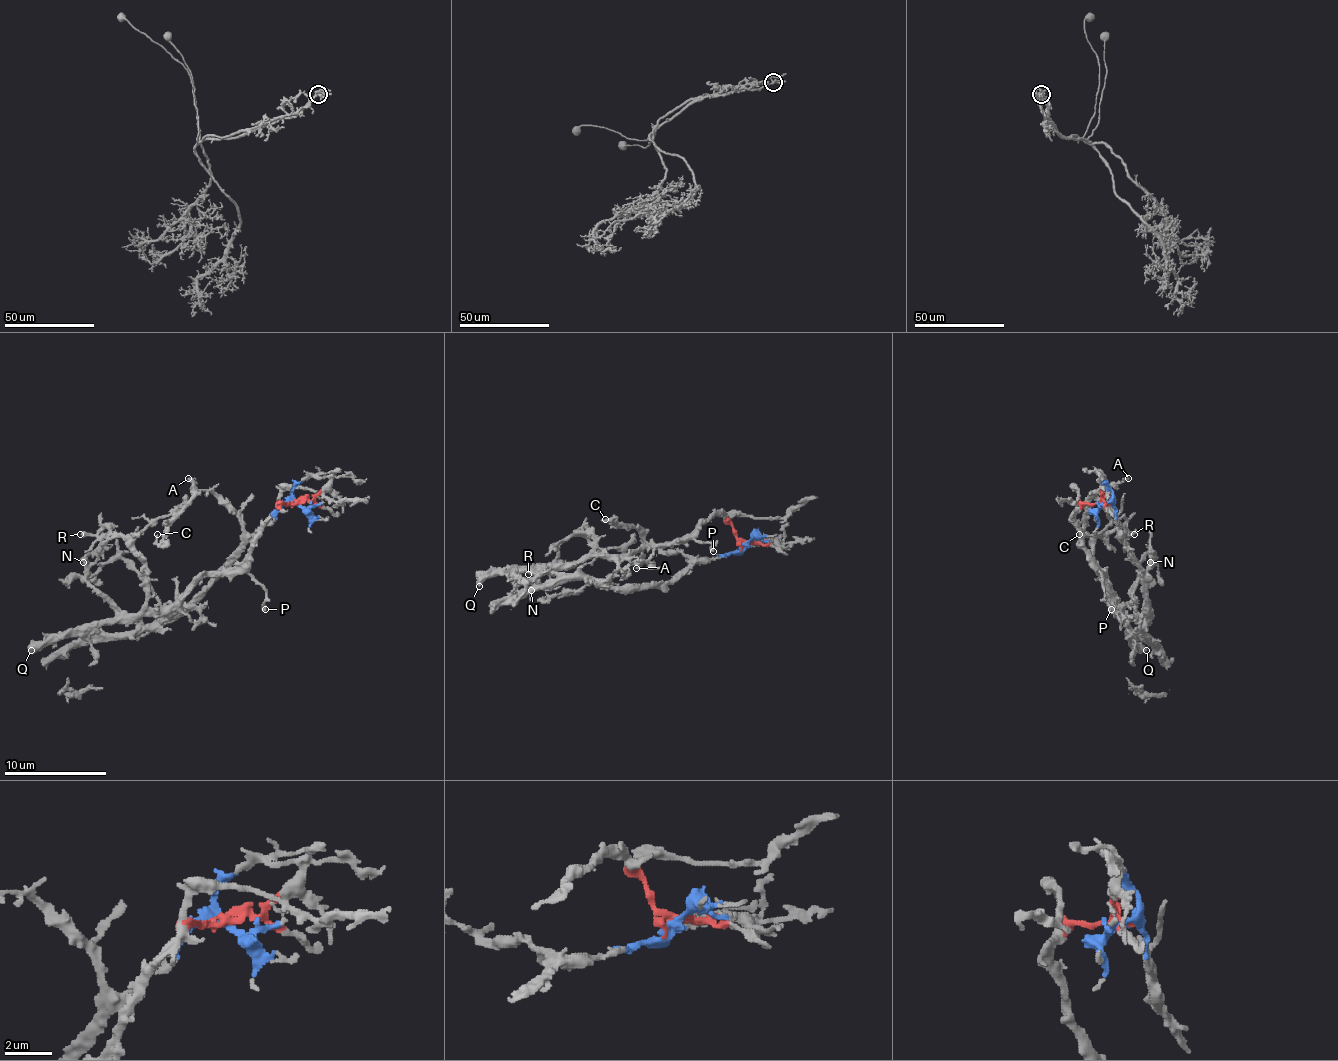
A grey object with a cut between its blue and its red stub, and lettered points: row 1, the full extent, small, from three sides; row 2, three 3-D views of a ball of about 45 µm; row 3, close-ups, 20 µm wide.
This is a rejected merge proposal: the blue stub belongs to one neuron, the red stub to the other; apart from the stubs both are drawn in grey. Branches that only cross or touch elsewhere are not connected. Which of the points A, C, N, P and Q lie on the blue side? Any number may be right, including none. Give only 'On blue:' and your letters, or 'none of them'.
On blue: A, C, N

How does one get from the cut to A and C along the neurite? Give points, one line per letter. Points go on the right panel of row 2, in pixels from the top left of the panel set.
A: (1104, 503), (1116, 511), (1119, 533), (1111, 495), (1104, 490), (1129, 477)
C: (1104, 503), (1116, 511), (1119, 533), (1111, 495), (1106, 490), (1088, 503), (1083, 541), (1078, 533)

